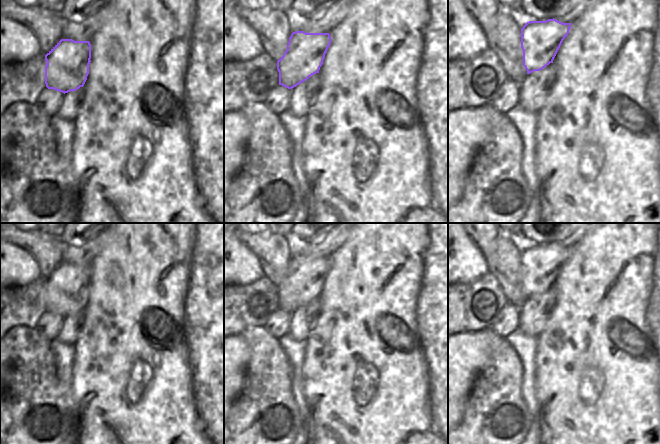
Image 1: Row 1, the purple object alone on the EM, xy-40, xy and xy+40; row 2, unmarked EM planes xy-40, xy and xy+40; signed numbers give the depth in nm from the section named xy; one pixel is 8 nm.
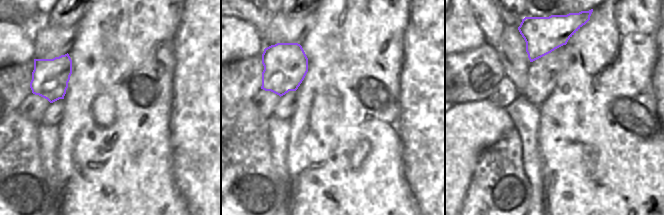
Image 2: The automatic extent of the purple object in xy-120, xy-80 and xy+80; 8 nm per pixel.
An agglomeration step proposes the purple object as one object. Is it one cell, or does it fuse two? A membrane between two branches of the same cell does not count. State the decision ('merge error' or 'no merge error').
merge error

